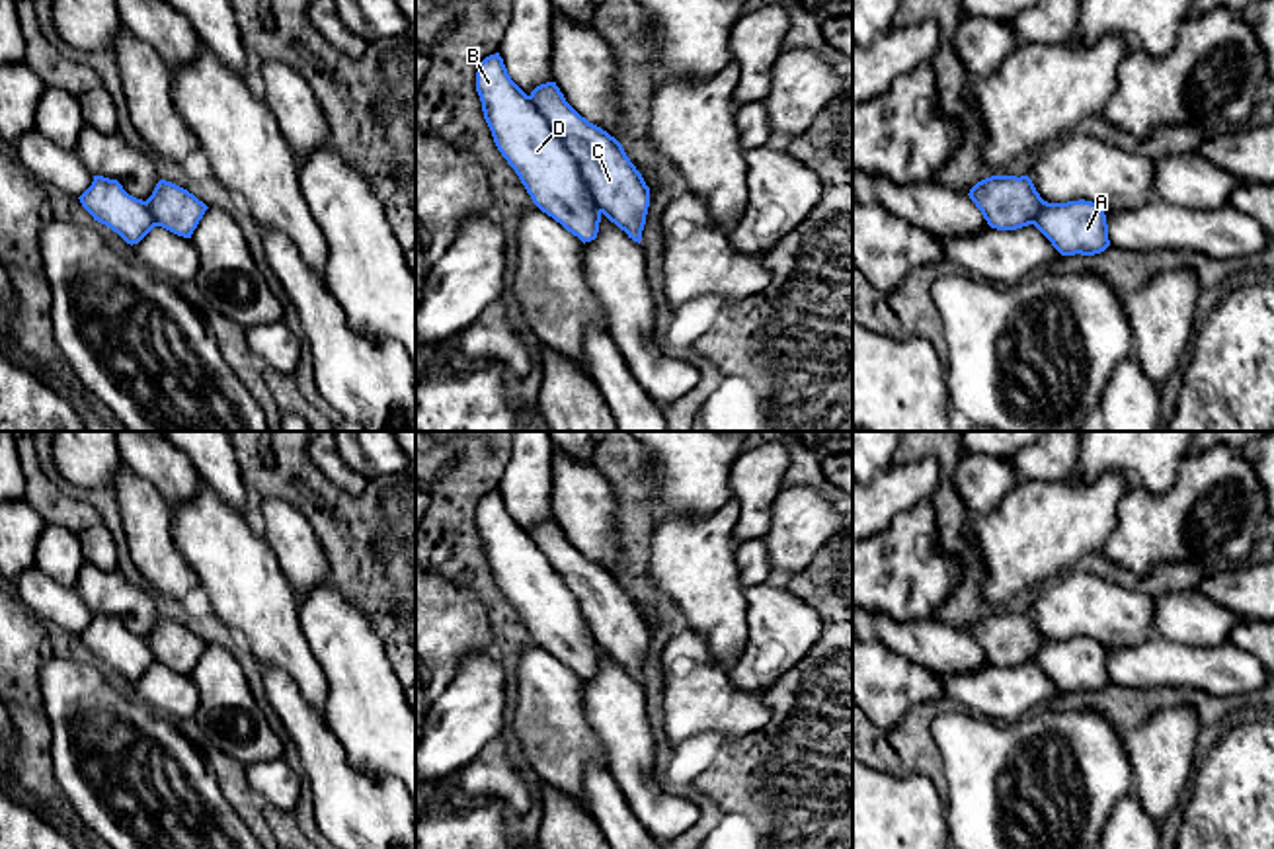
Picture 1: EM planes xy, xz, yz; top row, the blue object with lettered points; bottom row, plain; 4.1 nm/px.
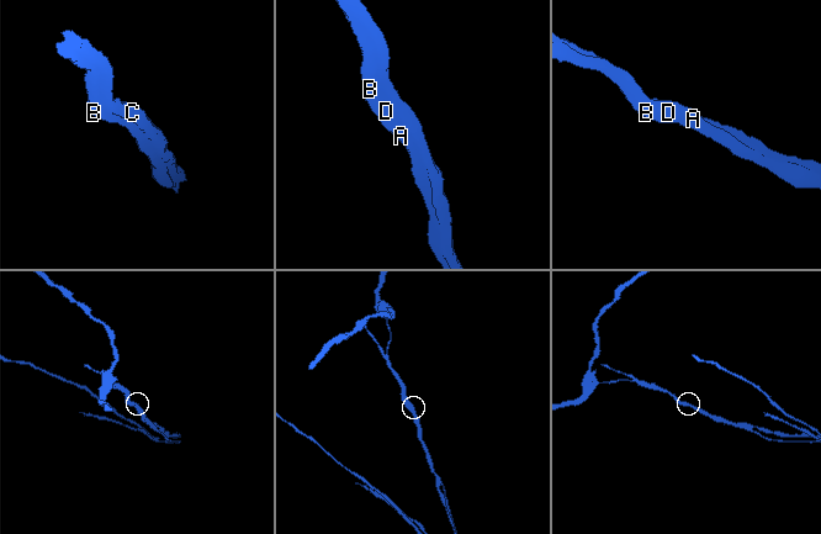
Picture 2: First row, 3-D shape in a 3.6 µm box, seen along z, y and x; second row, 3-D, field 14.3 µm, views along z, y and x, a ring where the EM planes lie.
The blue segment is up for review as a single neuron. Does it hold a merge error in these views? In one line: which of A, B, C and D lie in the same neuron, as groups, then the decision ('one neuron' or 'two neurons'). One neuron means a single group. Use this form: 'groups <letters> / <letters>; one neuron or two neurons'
groups A B D / C; two neurons

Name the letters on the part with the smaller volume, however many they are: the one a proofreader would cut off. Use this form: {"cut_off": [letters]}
{"cut_off": ["A", "B", "D"]}

